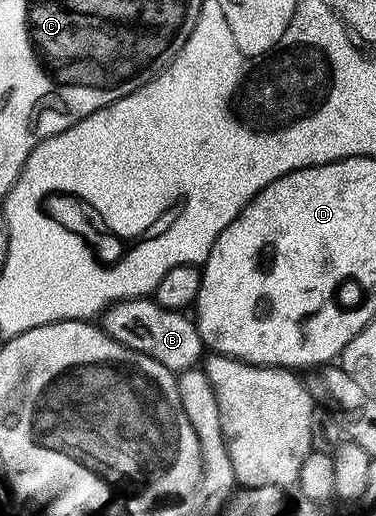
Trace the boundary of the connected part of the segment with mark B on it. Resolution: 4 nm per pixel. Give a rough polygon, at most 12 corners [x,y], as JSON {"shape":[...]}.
{"shape":[[150,296],[114,301],[101,328],[178,375],[205,353],[198,324]]}

